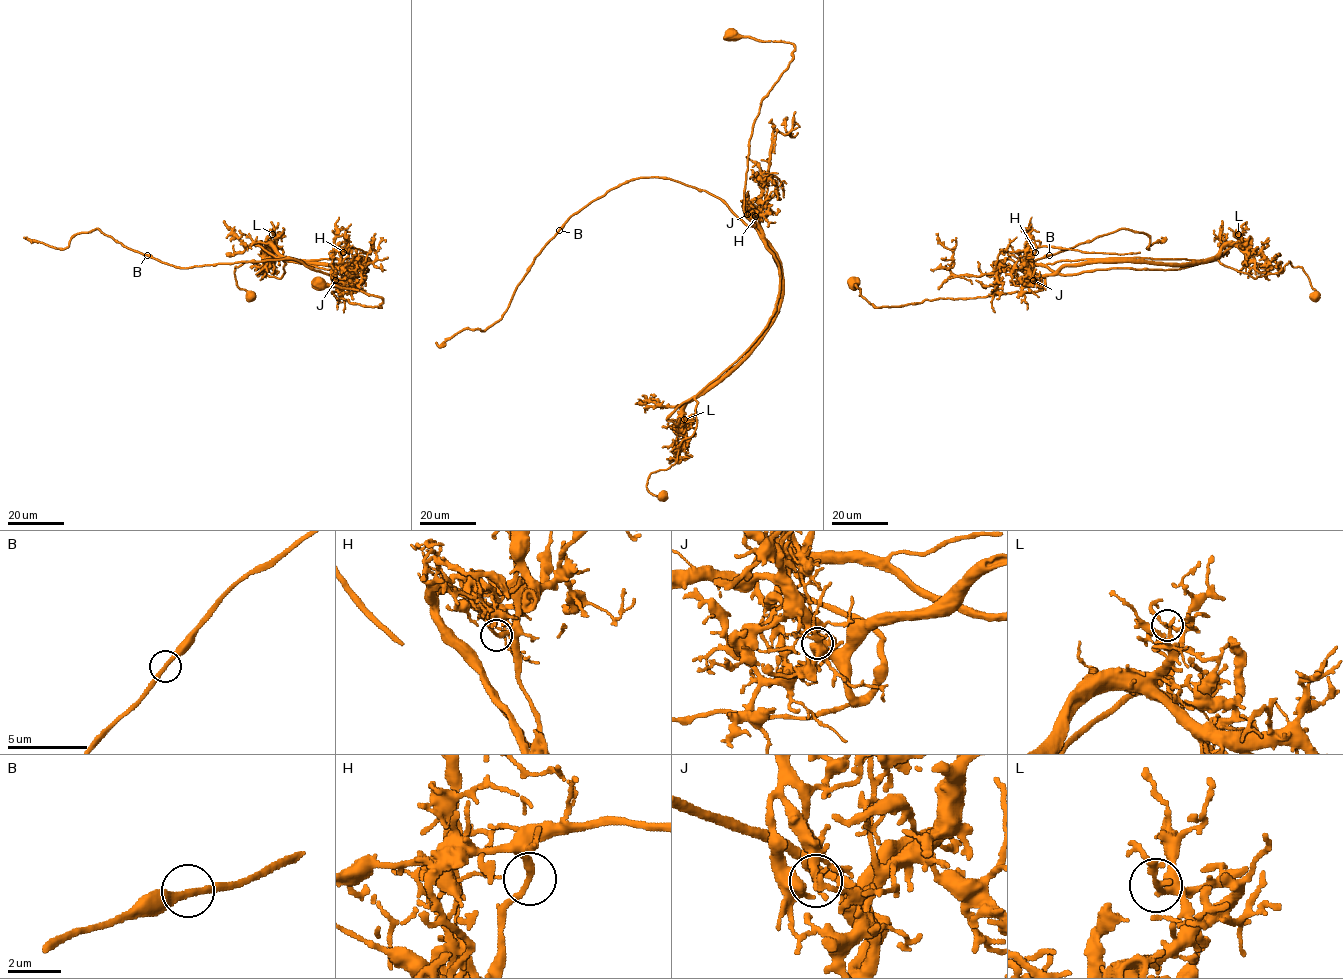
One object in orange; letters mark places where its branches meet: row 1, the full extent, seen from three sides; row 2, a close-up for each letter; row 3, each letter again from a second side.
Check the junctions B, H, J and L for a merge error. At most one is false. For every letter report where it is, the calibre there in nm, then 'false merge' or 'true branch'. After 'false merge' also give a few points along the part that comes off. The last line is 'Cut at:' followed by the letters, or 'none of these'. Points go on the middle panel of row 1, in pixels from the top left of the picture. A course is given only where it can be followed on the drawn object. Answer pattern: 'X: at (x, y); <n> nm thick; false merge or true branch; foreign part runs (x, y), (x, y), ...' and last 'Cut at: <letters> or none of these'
B: at (559, 230); 280 nm thick; true branch
H: at (755, 216); 240 nm thick; true branch
J: at (747, 214); 260 nm thick; false merge; foreign part runs (747, 214), (778, 265), (778, 307), (751, 350), (695, 398), (695, 431), (676, 461), (646, 483), (667, 495)
L: at (684, 419); 240 nm thick; true branch
Cut at: J

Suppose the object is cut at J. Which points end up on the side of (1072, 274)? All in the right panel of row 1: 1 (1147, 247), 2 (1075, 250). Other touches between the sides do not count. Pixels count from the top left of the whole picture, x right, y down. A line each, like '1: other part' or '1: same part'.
1: other part
2: other part

